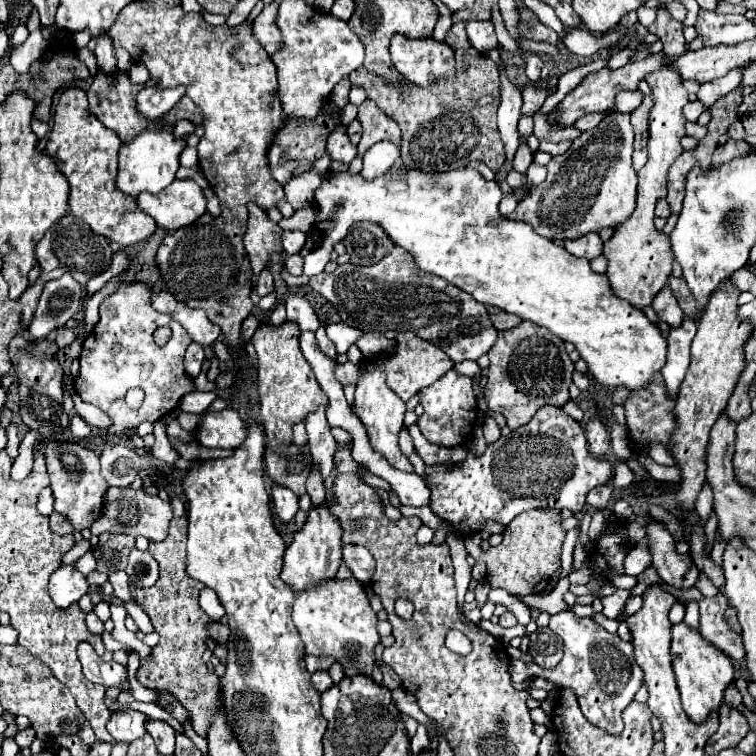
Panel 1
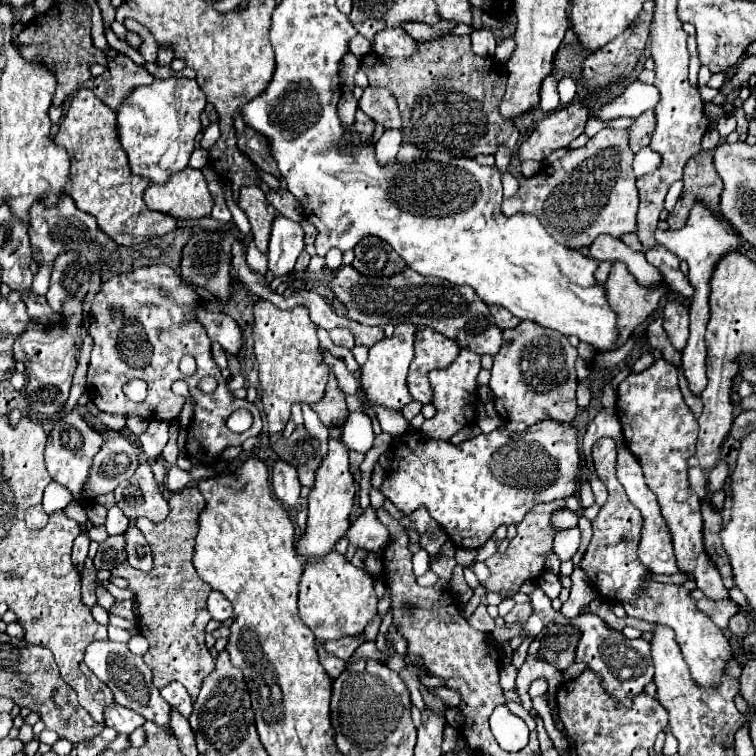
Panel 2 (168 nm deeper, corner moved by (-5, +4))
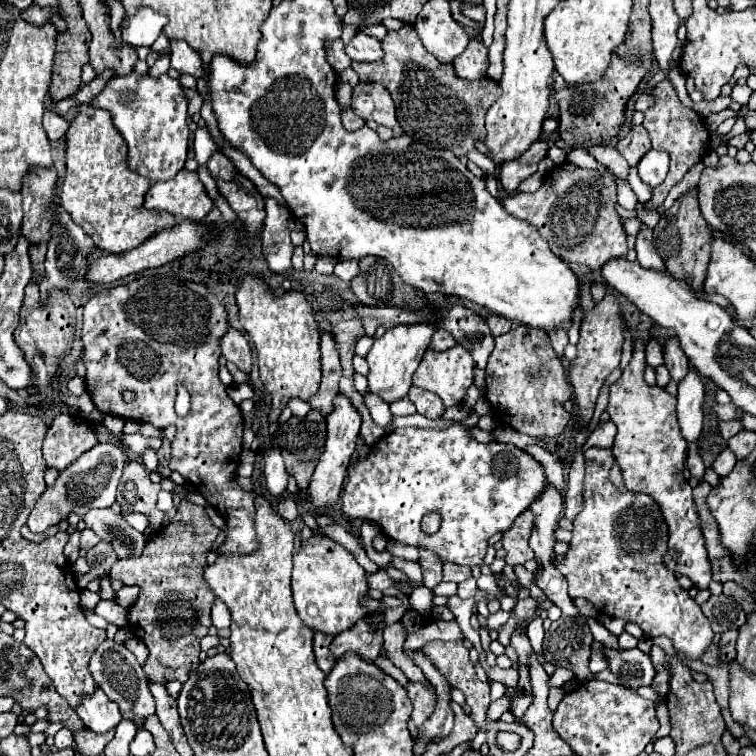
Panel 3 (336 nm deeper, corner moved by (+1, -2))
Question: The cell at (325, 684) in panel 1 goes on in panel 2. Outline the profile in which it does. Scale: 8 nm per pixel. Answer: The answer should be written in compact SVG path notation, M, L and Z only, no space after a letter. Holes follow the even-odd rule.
M322 645L318 647L318 655L320 655L320 663L322 663L324 671L326 671L326 673L328 673L328 677L334 681L334 679L344 671L346 663L342 663L338 657L332 657L330 653L326 653Z

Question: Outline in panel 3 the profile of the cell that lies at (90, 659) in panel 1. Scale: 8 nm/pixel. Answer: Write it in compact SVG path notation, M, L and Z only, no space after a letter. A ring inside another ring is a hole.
M104 641L96 653L90 659L90 671L94 675L96 685L114 701L118 703L120 711L132 711L136 715L140 715L142 719L154 715L154 697L148 689L148 679L140 667L140 663L136 661L136 657L124 647L118 645L116 641Z

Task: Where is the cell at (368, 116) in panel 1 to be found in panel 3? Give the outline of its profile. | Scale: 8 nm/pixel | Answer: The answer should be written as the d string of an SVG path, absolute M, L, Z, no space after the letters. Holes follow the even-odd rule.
M358 83L352 91L352 109L364 121L372 119L386 127L394 127L398 123L390 91L378 83Z

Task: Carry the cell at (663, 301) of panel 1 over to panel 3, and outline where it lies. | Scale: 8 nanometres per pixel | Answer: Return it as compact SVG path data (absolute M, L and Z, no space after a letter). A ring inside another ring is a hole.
M670 337L664 345L664 357L666 357L666 367L670 371L672 381L680 383L686 373L688 373L688 359L684 355L684 351L680 349L680 343L676 337Z

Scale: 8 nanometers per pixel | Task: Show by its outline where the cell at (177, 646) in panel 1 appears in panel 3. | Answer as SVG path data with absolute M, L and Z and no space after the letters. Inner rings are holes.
M182 499L174 521L150 537L142 555L120 559L110 571L110 579L140 587L140 597L128 611L128 629L150 649L144 673L152 683L168 683L174 679L184 683L198 663L200 639L212 627L210 607L216 599L210 587L206 587L202 571L208 565L206 557L218 533L220 529L214 527L204 507Z

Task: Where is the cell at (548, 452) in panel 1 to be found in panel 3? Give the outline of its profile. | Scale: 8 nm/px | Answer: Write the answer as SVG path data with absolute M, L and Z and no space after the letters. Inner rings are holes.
M452 423L448 429L420 429L406 427L396 429L376 441L368 455L358 459L348 469L348 481L342 491L342 511L354 519L376 523L382 533L398 543L412 547L426 547L436 551L442 563L458 563L474 567L482 563L486 555L486 543L494 533L506 531L514 519L528 509L528 505L544 491L546 473L542 465L522 449L510 443L478 443L470 427L462 423ZM436 511L442 515L440 537L430 537L422 533L420 521L426 513Z

